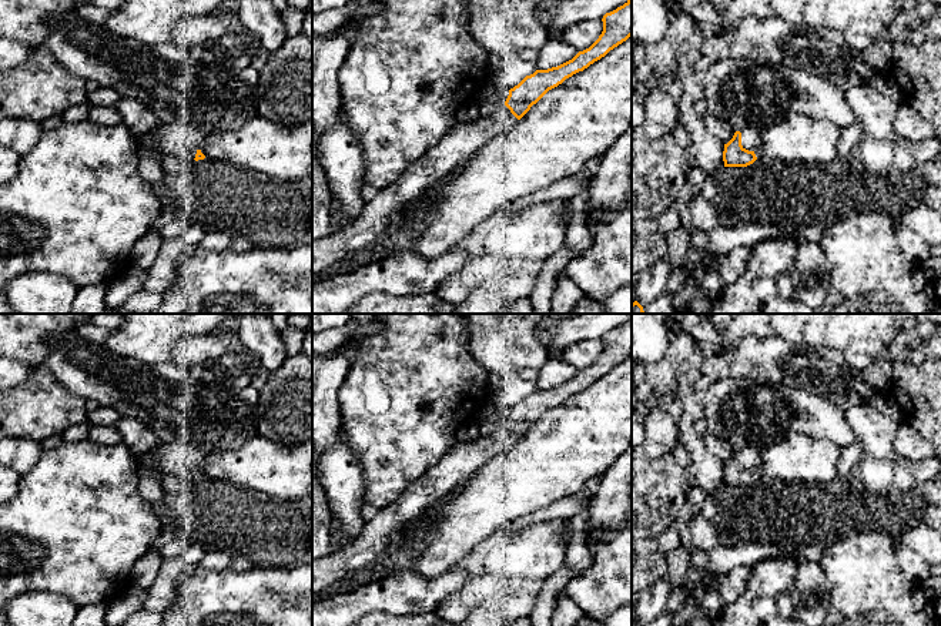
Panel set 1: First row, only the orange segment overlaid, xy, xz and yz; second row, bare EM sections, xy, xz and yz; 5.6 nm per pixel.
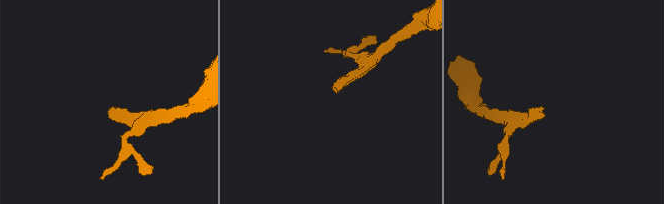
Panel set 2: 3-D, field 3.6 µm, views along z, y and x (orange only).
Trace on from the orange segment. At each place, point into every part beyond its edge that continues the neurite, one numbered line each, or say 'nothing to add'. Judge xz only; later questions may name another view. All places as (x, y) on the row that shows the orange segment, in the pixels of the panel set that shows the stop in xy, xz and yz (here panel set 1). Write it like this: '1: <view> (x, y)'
1: xz (465, 139)

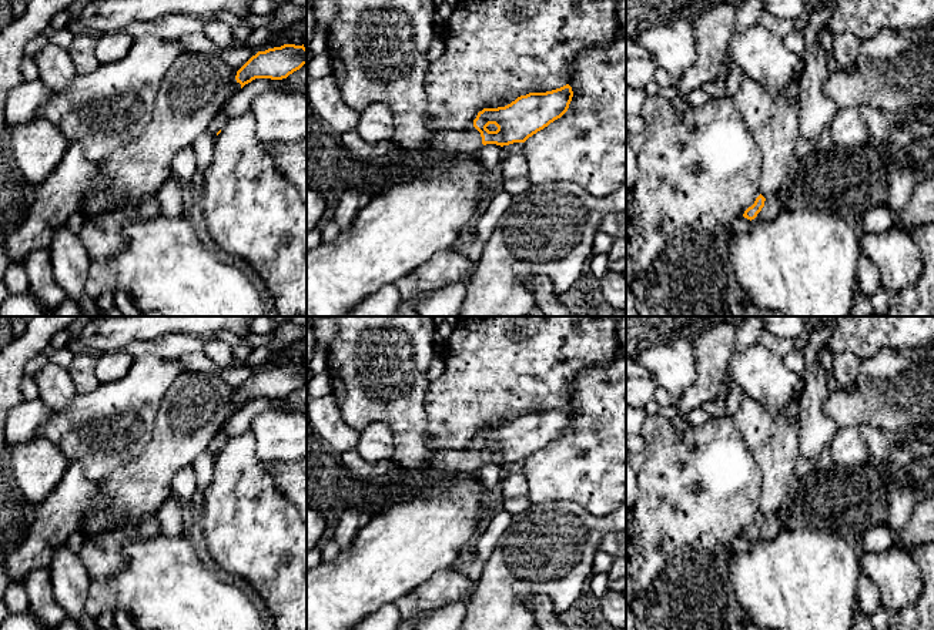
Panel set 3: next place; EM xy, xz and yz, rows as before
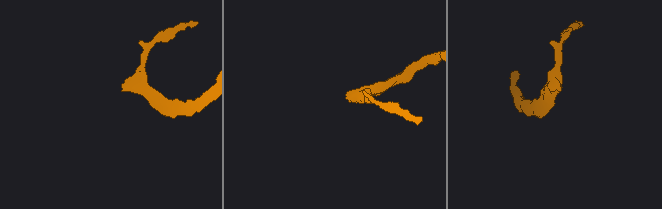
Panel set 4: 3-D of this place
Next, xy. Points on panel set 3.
nothing to add

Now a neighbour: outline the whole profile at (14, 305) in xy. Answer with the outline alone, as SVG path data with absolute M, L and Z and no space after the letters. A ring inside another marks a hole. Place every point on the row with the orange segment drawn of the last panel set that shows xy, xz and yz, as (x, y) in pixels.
M26 292L9 295L0 302L0 316L46 316L46 311L30 292Z

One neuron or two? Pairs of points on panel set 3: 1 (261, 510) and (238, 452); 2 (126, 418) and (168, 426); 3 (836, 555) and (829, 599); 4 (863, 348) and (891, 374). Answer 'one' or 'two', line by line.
1: one
2: two
3: one
4: two

